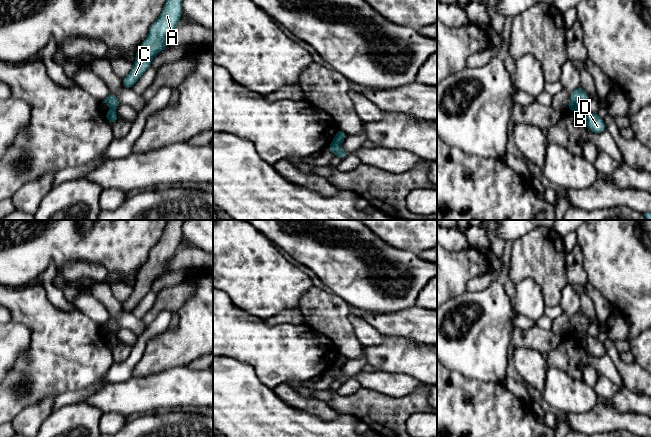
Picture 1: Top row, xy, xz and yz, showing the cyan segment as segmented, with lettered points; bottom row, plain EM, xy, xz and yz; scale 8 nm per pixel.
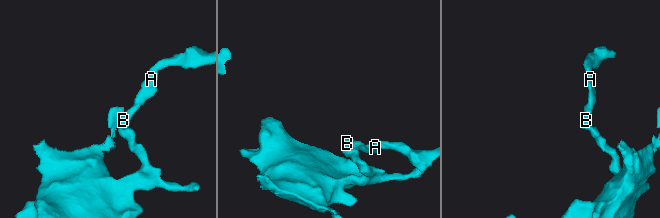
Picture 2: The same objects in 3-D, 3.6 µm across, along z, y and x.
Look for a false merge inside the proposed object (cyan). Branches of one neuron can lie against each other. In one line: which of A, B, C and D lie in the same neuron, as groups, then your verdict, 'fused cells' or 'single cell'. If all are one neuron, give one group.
groups A B C / D; fused cells

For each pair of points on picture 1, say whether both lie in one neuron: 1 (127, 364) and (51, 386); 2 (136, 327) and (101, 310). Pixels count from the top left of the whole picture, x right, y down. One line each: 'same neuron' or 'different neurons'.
1: different neurons
2: different neurons

